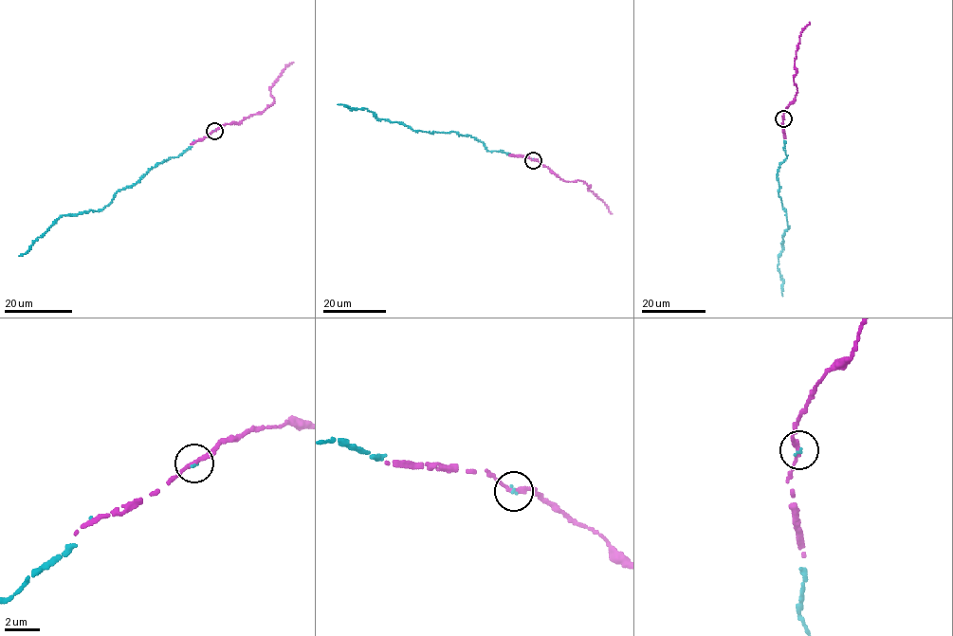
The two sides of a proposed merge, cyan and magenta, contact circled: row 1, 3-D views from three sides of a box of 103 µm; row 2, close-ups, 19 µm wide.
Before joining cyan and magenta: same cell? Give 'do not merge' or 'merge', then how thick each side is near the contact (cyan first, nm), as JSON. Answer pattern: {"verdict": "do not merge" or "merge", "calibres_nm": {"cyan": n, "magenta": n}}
{"verdict": "merge", "calibres_nm": {"cyan": 110, "magenta": 240}}

